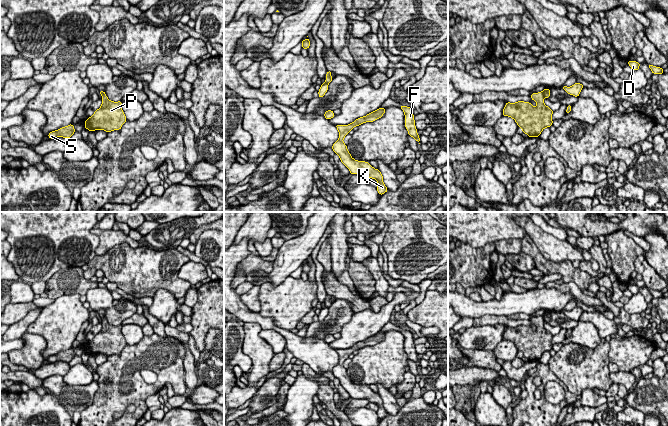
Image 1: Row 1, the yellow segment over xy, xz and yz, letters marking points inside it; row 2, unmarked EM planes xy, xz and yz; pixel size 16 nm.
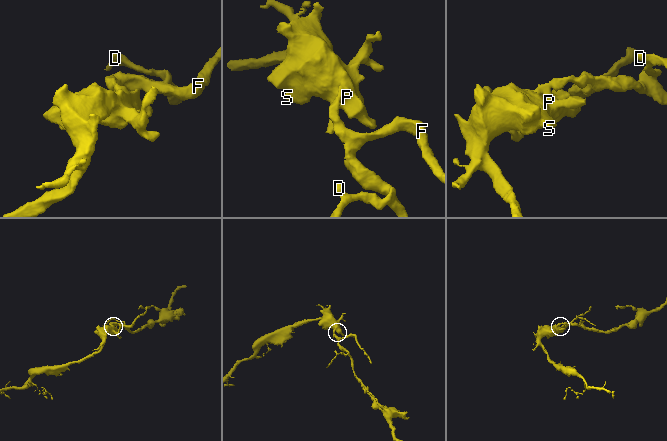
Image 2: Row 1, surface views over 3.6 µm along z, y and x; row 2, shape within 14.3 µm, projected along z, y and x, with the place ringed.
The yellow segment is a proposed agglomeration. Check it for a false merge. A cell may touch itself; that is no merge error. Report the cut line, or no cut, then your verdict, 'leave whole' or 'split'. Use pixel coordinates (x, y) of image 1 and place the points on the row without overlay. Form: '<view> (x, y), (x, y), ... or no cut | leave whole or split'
xz (325, 305), (328, 307) | split

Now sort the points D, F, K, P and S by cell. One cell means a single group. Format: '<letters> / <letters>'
D F K / P S

